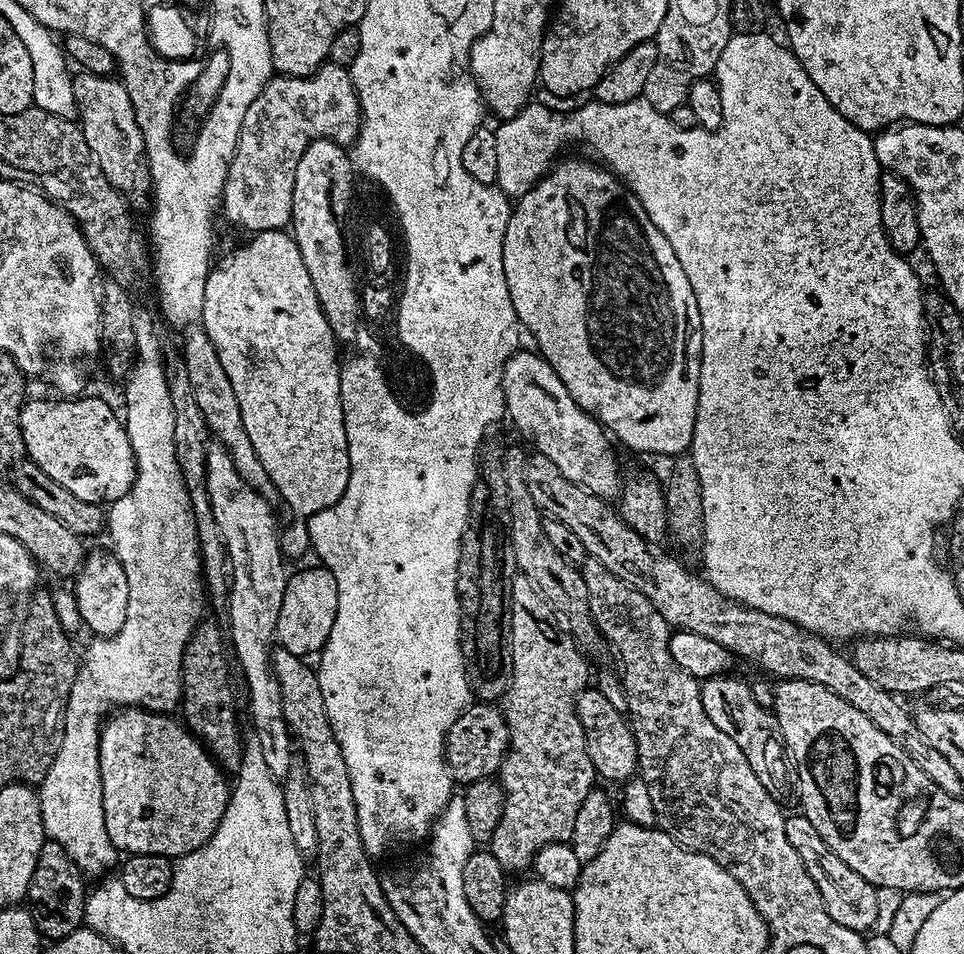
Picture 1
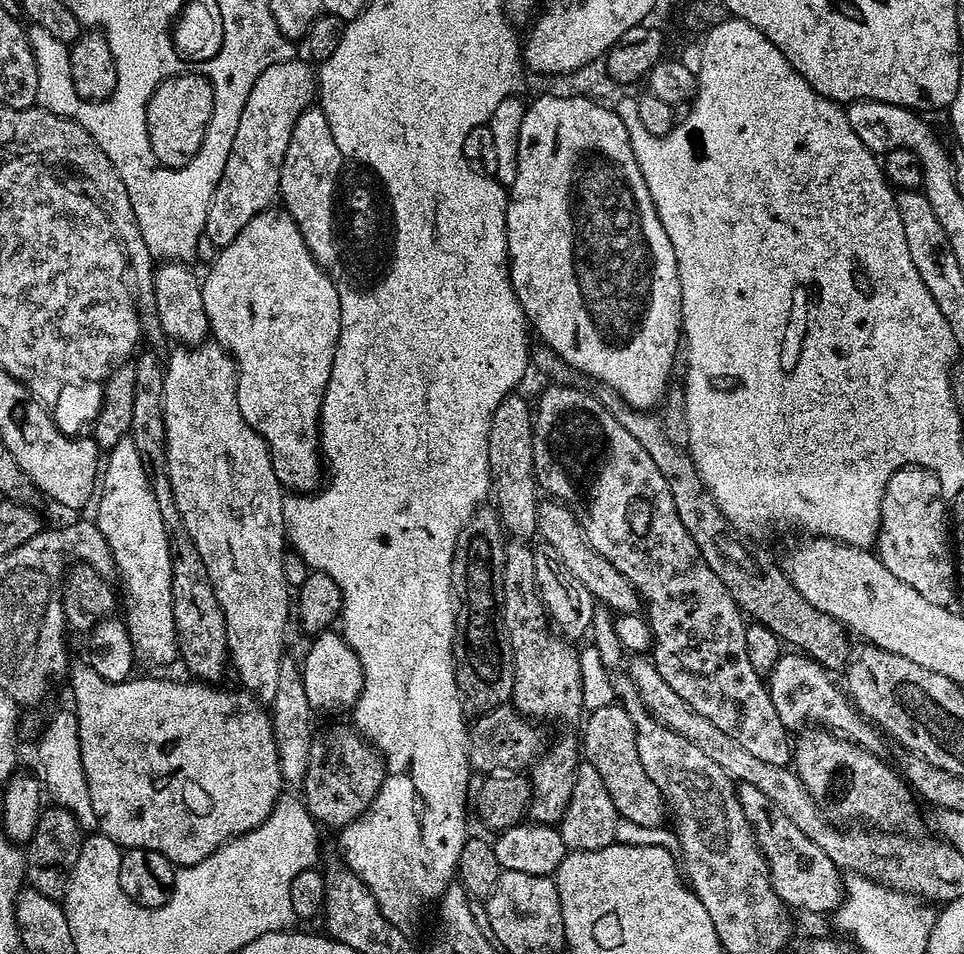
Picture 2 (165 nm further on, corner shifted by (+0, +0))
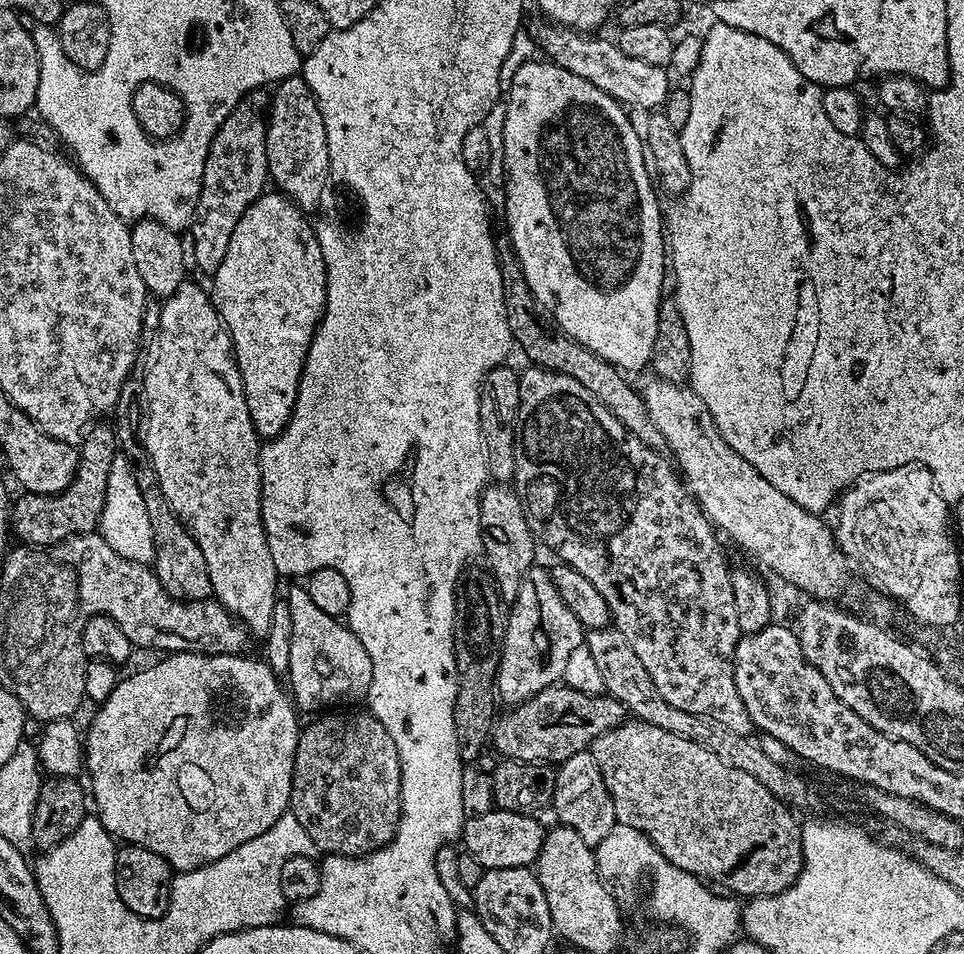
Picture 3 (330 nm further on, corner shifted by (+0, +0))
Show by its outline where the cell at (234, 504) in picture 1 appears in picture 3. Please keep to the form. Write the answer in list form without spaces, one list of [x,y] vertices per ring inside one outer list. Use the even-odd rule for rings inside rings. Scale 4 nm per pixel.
[[[185,282],[161,303],[160,325],[154,344],[156,353],[148,364],[148,377],[142,380],[142,396],[148,399],[144,444],[156,471],[154,479],[166,502],[170,502],[206,557],[212,596],[253,637],[263,638],[270,630],[270,618],[274,618],[278,573],[262,520],[262,438],[256,432],[250,410],[246,410],[246,394],[240,367],[236,365],[236,354],[232,350],[232,335],[216,313],[211,295],[205,289],[203,292],[198,285]]]

